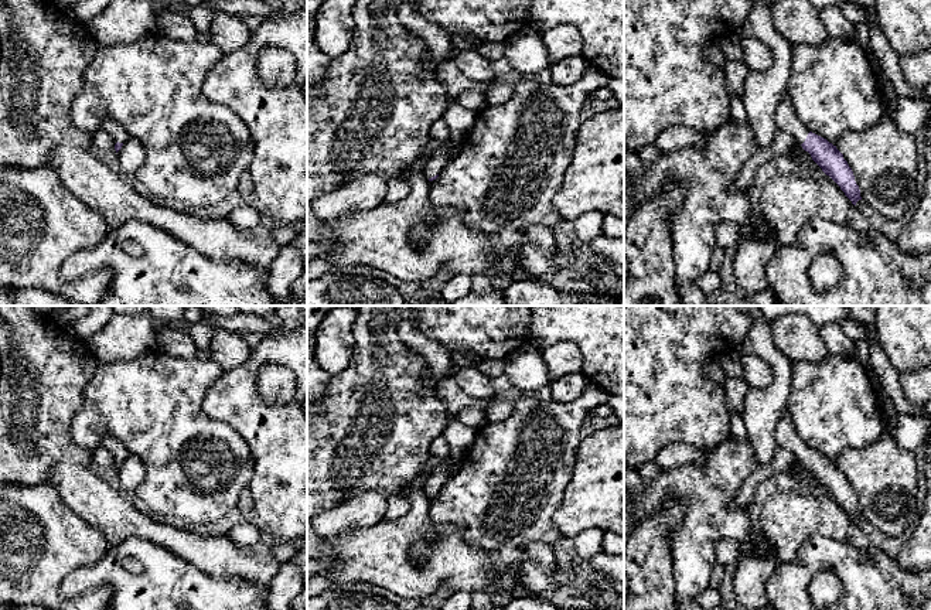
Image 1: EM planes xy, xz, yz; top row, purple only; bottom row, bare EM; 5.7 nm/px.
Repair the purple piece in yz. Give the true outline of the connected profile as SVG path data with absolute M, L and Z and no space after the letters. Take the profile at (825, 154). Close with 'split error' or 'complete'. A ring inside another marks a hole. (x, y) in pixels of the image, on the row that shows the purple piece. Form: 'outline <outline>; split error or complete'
outline M785 93L775 110L775 126L794 136L808 151L812 160L829 175L852 201L853 205L860 197L859 185L843 154L826 139L809 132L797 117L791 98Z; split error

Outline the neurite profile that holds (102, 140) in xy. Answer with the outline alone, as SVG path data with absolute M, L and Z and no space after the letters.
M102 127L96 130L95 133L92 133L92 142L95 147L98 147L99 150L105 153L116 153L115 140Z

